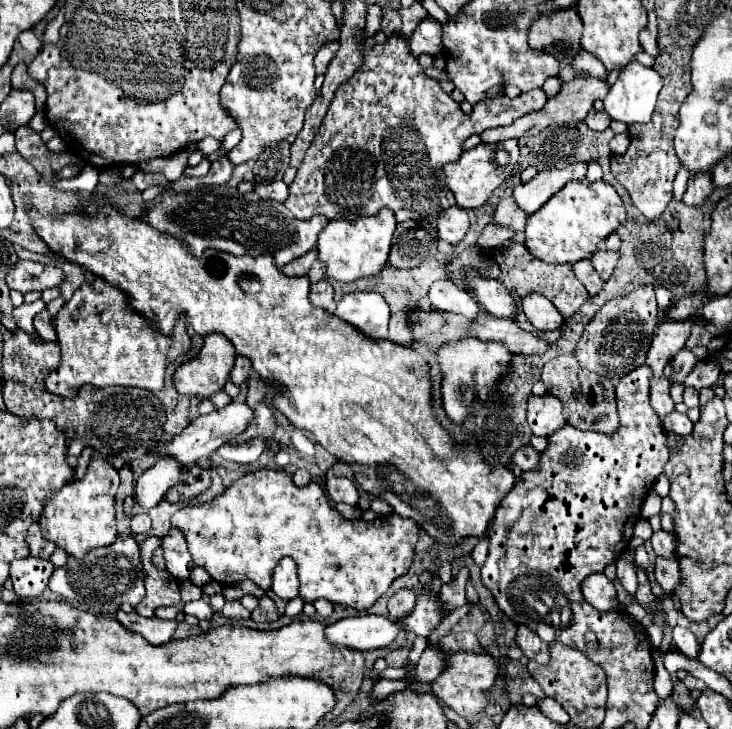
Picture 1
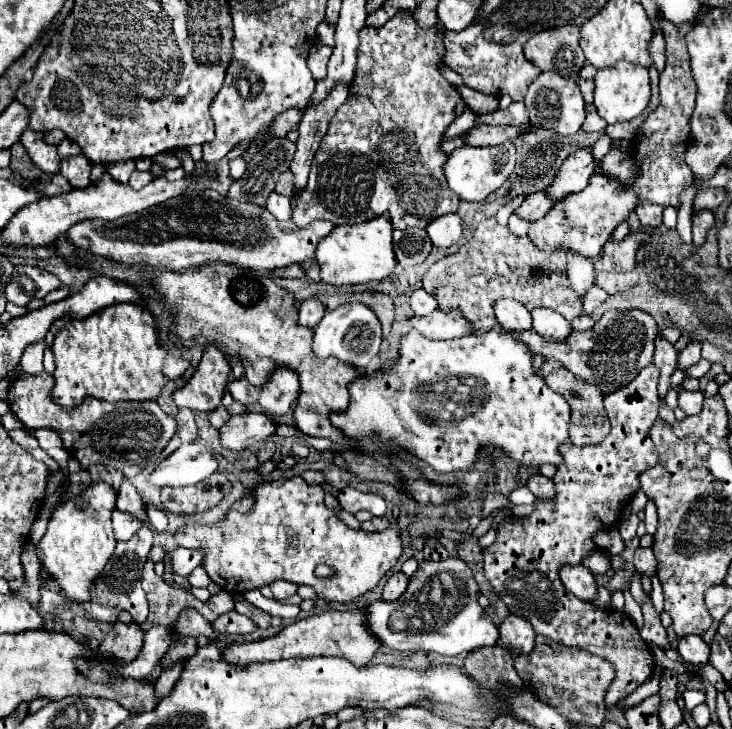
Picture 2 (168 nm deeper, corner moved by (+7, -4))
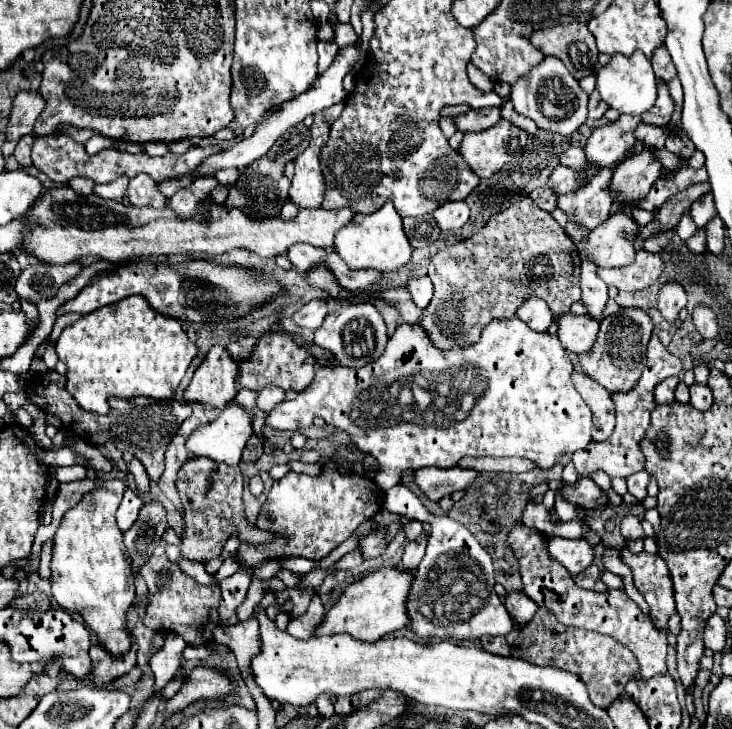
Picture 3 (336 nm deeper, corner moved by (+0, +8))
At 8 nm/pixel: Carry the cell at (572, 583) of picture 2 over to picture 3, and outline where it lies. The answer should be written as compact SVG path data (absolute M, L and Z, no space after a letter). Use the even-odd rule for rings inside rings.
M551 536L547 550L549 556L557 560L561 566L565 566L571 576L577 576L579 572L583 572L583 568L593 564L593 550L583 538L571 540L561 536Z

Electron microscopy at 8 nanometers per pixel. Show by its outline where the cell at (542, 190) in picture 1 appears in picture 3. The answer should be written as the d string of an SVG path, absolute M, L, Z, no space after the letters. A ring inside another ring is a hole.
M621 116L617 122L609 122L593 130L591 138L585 144L585 154L589 160L595 160L601 168L617 166L625 154L635 148L635 128L641 122L641 116Z

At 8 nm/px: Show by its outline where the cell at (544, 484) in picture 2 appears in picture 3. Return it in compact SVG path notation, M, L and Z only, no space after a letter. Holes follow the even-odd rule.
M583 478L577 482L577 488L571 486L571 484L565 484L561 488L563 496L577 504L577 506L583 506L583 508L599 508L599 506L605 506L609 502L607 498L607 492L603 492L593 480L589 478Z

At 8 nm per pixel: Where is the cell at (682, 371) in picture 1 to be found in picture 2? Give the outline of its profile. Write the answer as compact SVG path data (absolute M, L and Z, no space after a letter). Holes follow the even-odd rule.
M692 342L692 344L688 344L686 348L682 348L682 350L678 352L678 368L680 368L680 370L686 370L686 368L694 366L694 364L700 360L700 350L702 350L700 342Z

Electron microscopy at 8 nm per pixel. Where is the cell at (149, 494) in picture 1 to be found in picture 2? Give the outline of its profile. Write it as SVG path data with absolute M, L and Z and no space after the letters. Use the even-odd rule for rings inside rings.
M182 444L148 474L148 484L154 488L190 486L210 478L216 470L218 464L210 448L198 444Z

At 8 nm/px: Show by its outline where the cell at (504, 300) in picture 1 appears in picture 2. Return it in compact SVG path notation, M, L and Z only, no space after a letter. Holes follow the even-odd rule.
M500 298L494 302L494 314L498 324L504 330L528 330L532 328L532 318L530 312L524 308L524 304L510 300L510 298Z

